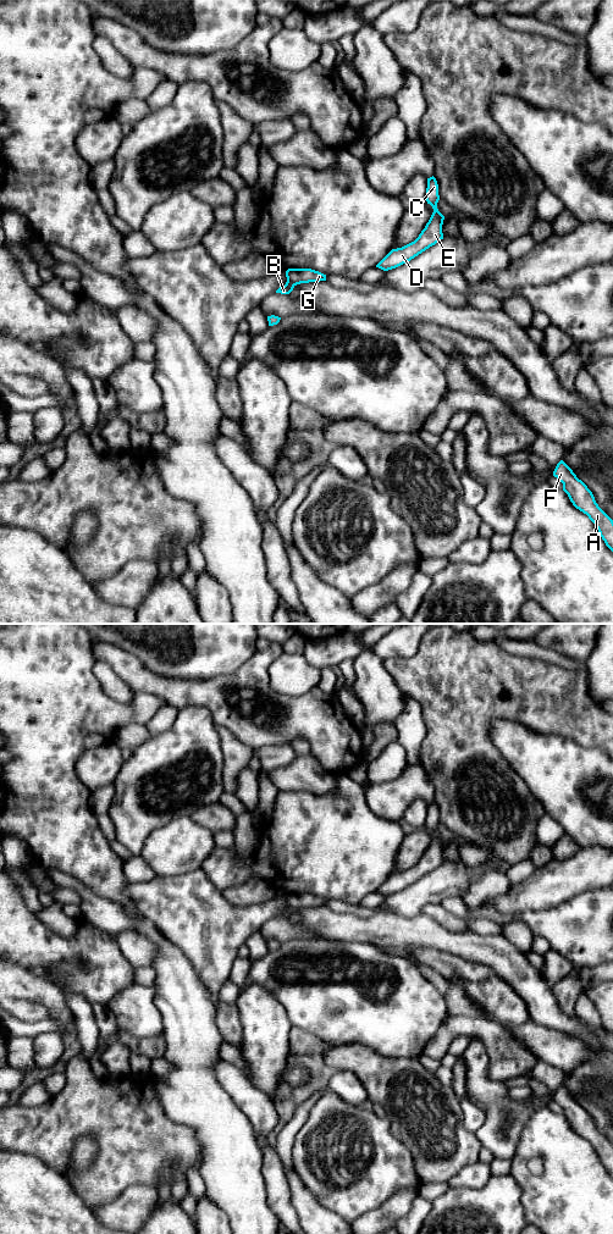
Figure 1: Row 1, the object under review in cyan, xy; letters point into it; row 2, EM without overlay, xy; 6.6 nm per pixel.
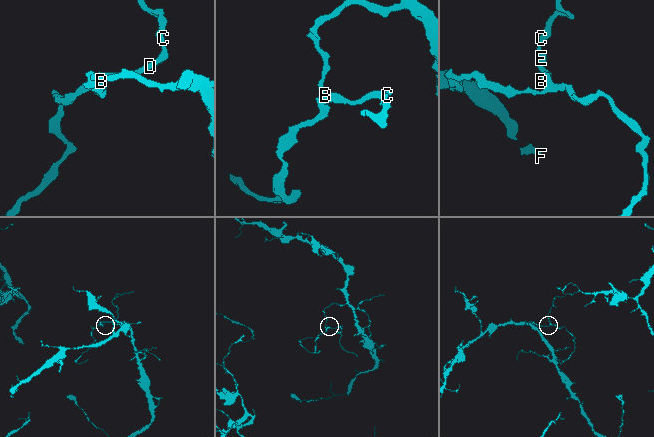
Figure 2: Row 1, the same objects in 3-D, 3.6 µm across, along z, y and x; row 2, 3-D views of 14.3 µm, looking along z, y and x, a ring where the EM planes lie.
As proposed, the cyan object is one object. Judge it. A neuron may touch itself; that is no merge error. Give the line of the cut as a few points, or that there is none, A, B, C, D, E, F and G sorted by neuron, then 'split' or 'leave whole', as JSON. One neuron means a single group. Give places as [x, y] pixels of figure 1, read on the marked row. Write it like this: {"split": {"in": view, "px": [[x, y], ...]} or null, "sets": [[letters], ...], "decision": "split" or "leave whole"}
{"split": null, "sets": [["A", "B", "C", "D", "E", "F", "G"]], "decision": "leave whole"}

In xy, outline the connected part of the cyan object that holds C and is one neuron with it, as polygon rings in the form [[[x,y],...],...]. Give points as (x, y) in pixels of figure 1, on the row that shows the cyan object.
[[[433,176],[427,178],[425,200],[432,206],[433,212],[419,237],[402,248],[392,249],[376,267],[383,271],[396,269],[443,239],[442,225],[444,216],[437,209],[440,195],[438,184]]]

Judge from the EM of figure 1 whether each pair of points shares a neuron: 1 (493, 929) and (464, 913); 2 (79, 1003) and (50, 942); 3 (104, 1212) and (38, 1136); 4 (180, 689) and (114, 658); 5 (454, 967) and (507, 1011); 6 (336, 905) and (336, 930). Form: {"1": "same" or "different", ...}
{"1": "same", "2": "different", "3": "different", "4": "same", "5": "same", "6": "different"}

